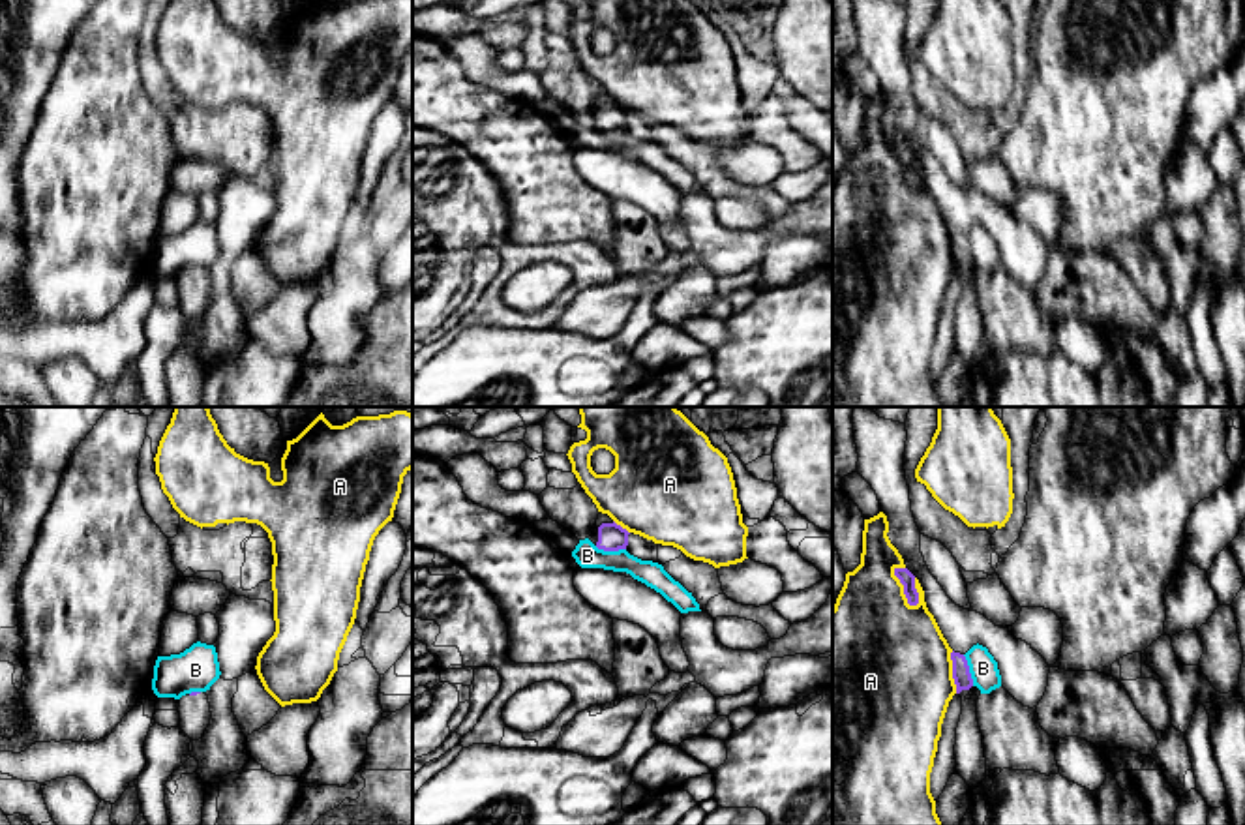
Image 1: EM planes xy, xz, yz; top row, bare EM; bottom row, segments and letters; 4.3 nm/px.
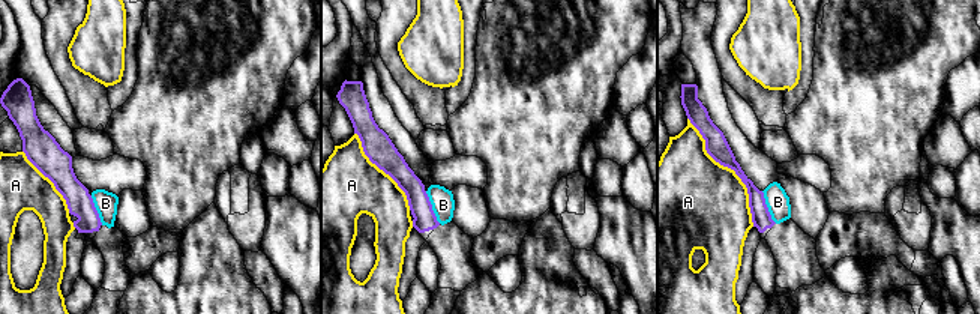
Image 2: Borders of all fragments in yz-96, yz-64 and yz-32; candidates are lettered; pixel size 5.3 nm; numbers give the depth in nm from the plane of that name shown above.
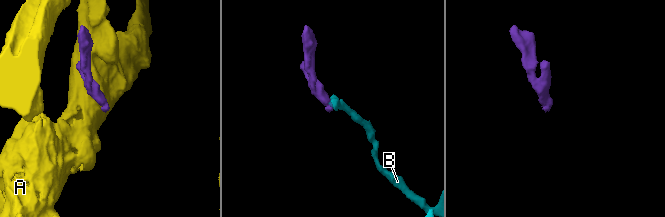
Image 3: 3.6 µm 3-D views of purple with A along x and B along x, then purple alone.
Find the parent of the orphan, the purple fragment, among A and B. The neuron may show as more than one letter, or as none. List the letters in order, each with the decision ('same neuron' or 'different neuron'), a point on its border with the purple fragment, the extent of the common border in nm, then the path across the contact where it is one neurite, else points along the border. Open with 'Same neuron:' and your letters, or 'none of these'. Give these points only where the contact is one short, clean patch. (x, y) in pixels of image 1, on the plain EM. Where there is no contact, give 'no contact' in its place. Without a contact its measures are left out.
Same neuron: none of these
A: different neuron; contact yz (904, 169); length 200 nm
B: different neuron; contact yz (968, 250); length 140 nm; border yz (962, 235), (974, 265)

